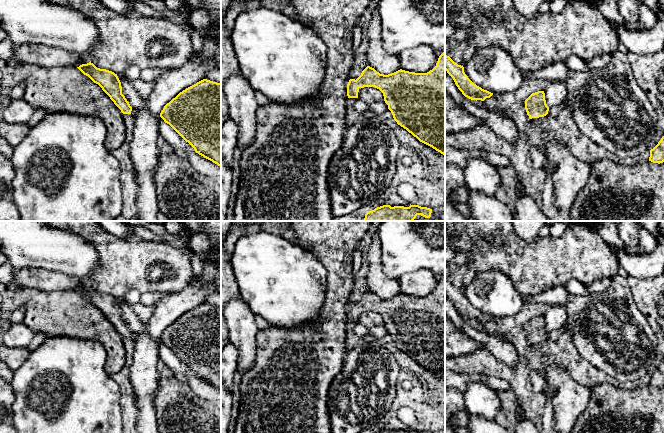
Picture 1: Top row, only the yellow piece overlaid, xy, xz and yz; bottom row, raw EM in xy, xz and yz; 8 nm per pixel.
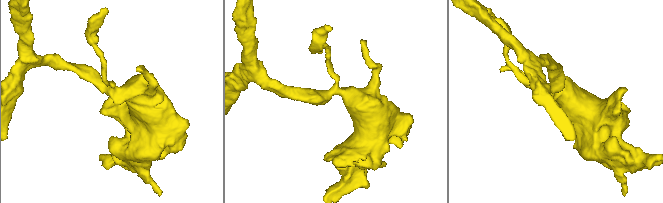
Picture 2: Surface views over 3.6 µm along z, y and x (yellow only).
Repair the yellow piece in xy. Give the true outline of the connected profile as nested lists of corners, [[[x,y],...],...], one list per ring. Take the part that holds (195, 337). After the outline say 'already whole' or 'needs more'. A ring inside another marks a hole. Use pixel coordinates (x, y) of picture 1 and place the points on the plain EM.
[[[203,303],[186,312],[164,330],[160,341],[188,366],[196,377],[221,390],[221,307]]]; already whole

